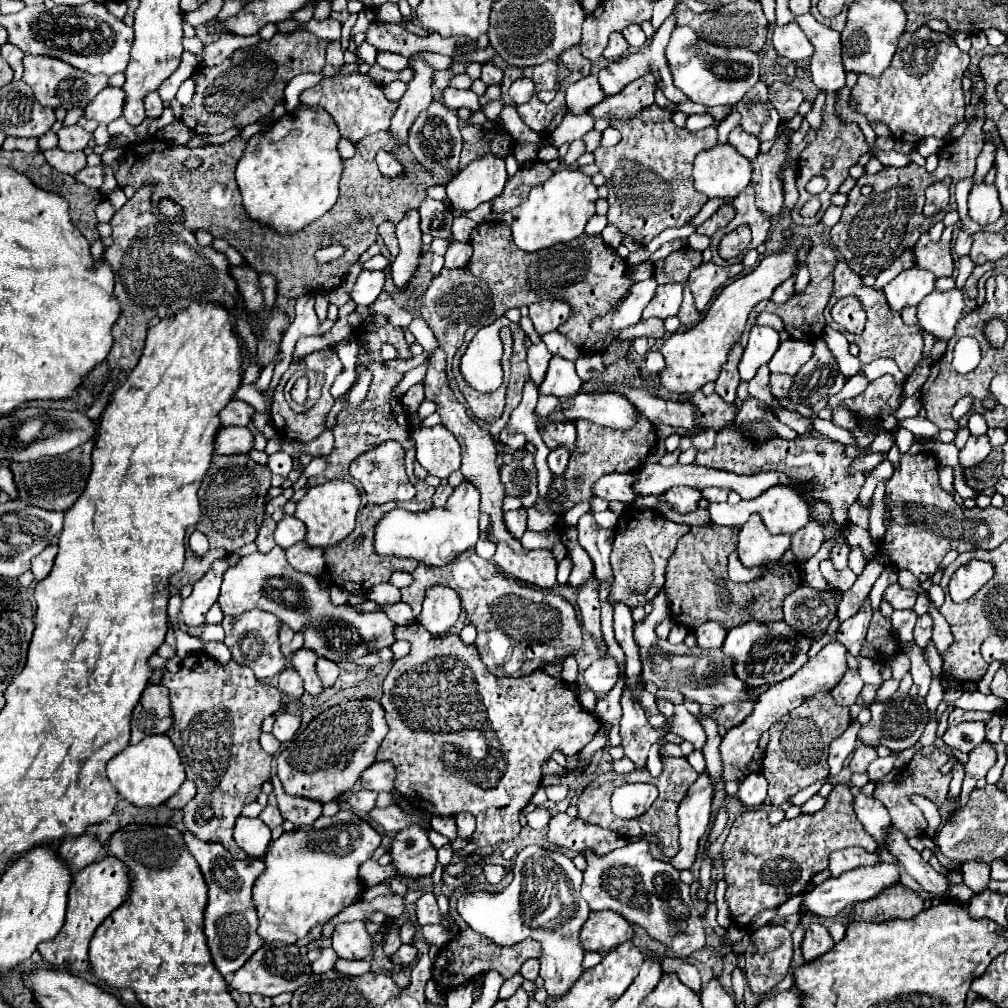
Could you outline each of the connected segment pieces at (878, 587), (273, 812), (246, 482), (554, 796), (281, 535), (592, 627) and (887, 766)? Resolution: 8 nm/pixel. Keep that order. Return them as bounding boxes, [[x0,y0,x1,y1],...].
[[869,566,898,612],[260,805,282,829],[170,455,272,589],[541,783,568,802],[274,517,306,547],[578,575,606,657],[868,753,896,781]]

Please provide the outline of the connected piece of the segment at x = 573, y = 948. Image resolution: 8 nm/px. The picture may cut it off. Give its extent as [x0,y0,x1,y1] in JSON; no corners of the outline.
[458,845,588,999]

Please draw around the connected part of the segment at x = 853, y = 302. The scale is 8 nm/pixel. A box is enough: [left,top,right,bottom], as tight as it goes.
[832,296,866,333]

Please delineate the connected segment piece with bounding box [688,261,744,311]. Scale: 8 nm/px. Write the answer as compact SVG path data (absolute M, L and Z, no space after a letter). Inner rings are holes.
M712 261L702 263L696 269L692 269L688 283L690 283L692 295L694 295L694 301L696 301L696 309L704 311L708 301L714 297L714 293L720 287L724 287L730 279L734 279L742 269L744 269L742 263L720 267L720 265L714 265Z

